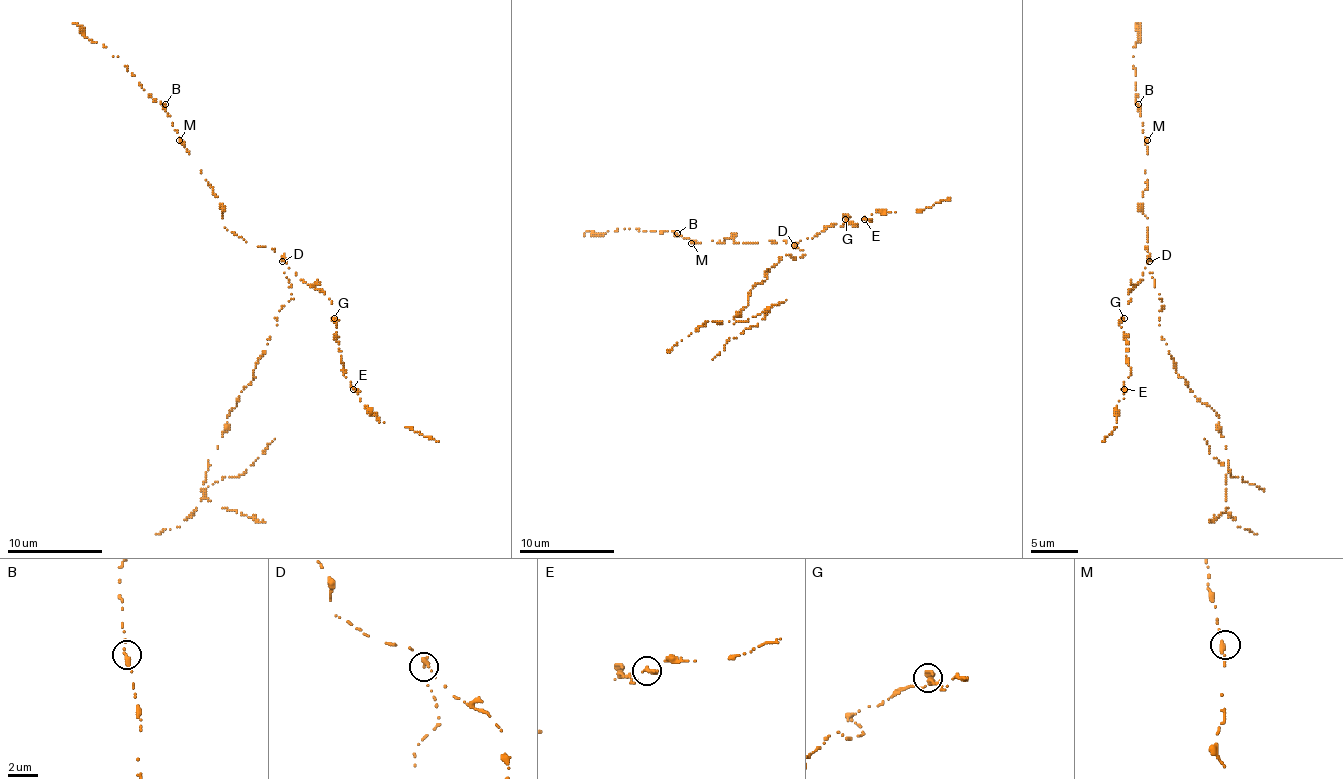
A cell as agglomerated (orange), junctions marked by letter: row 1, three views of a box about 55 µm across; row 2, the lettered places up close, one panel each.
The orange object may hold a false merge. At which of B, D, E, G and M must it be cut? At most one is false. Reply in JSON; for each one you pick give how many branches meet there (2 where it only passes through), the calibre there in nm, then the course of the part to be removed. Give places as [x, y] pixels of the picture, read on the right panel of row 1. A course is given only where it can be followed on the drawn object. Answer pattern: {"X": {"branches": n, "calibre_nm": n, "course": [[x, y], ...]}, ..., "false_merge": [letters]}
{"D": {"branches": 2, "calibre_nm": 240}, "false_merge": ["D"]}

